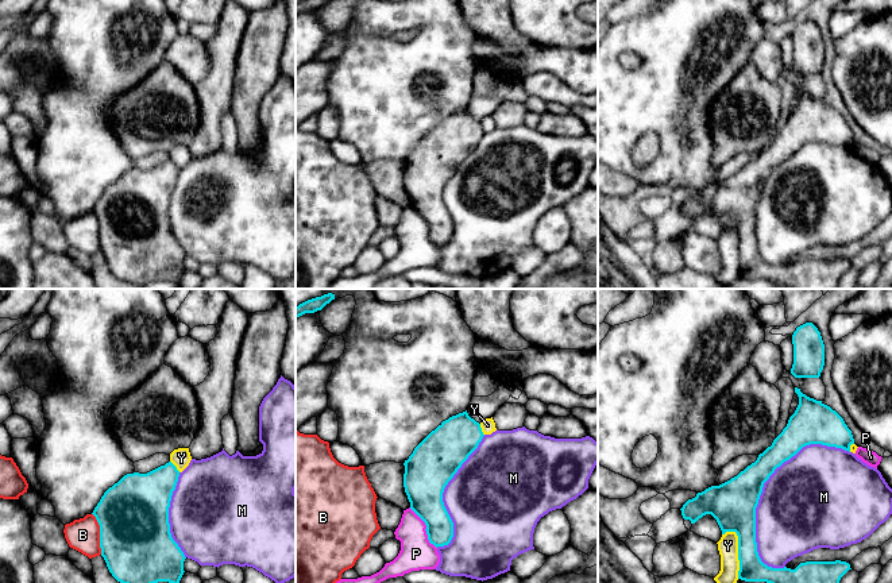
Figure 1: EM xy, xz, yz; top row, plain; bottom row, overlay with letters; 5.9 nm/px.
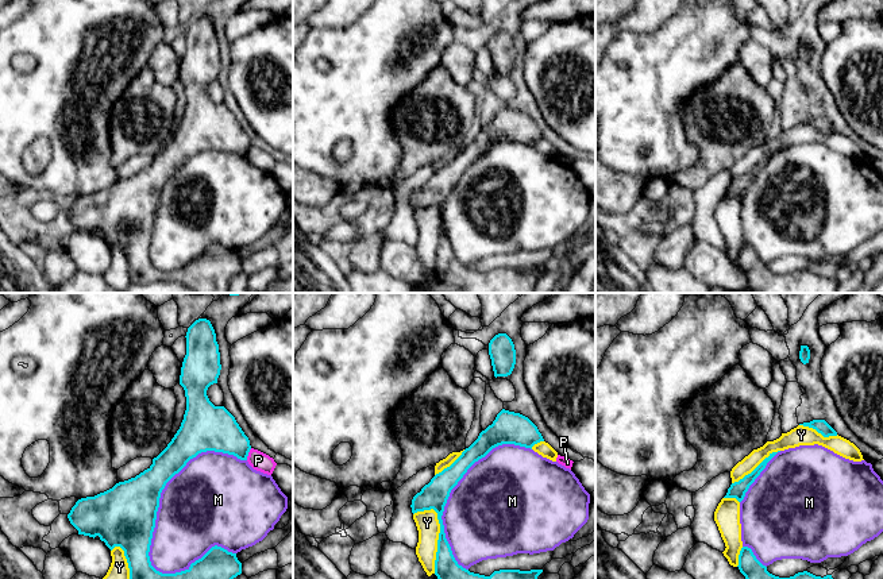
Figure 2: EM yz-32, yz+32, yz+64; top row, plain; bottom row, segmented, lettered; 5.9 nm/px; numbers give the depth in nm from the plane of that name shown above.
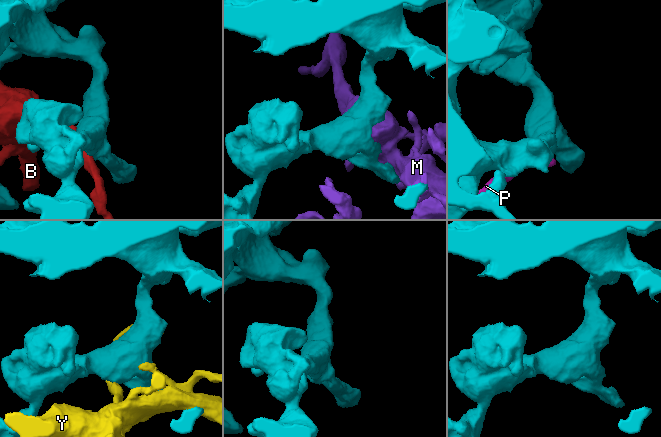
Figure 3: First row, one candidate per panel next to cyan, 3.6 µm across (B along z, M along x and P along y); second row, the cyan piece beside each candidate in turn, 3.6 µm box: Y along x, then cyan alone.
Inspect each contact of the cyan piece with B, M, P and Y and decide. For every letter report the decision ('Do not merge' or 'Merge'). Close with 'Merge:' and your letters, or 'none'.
B: Do not merge
M: Do not merge
P: Do not merge
Y: Do not merge
Merge: none

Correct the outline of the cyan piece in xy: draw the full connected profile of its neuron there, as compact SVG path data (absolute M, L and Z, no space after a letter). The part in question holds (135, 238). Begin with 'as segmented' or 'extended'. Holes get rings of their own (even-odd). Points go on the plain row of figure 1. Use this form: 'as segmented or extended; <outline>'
as segmented; M169 159L147 171L127 171L109 185L93 208L100 223L100 246L112 274L131 285L144 287L158 279L179 281L185 252L173 238L169 205L179 169Z

